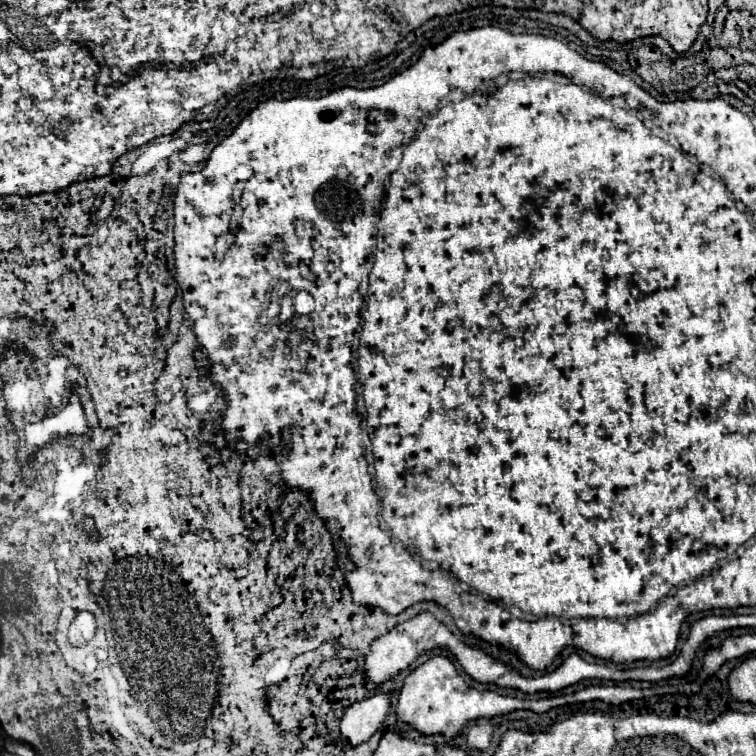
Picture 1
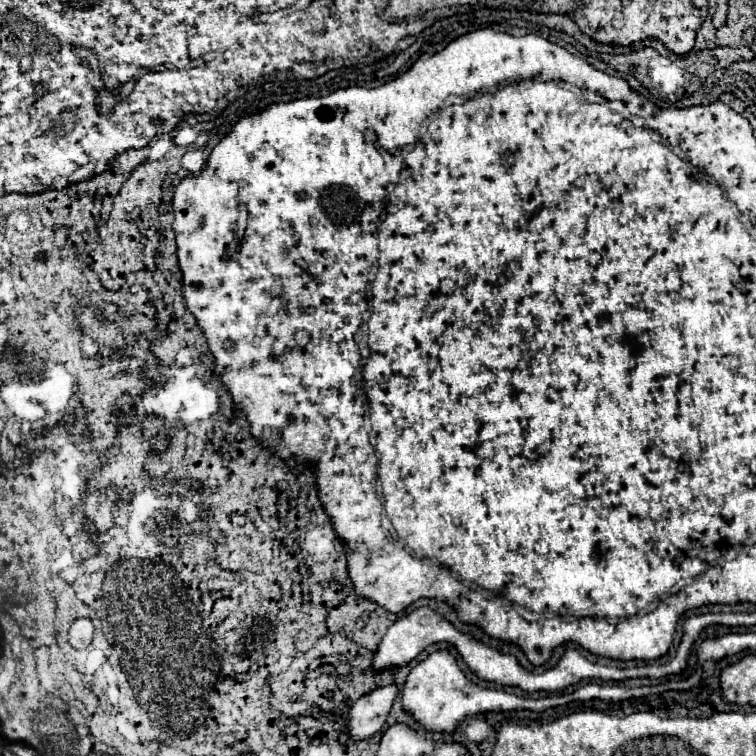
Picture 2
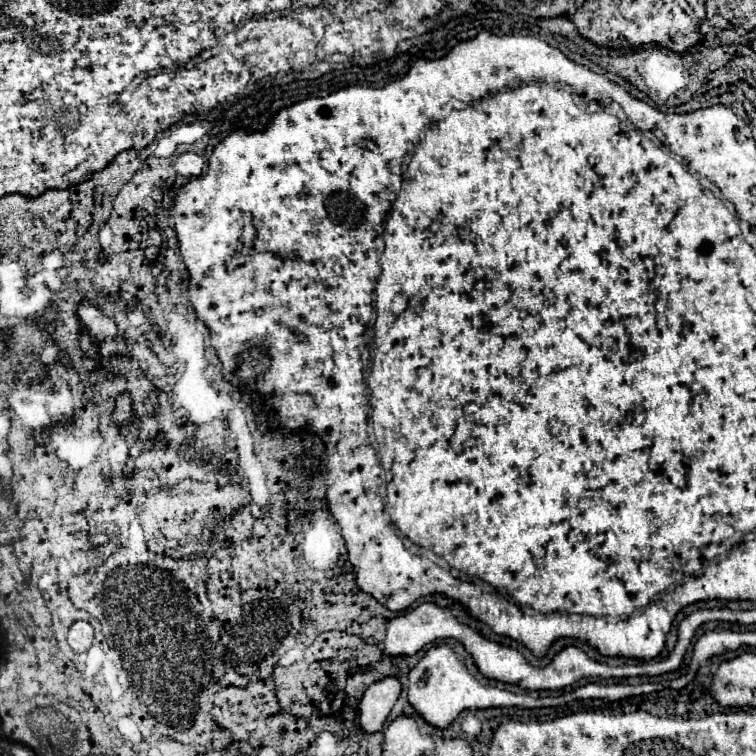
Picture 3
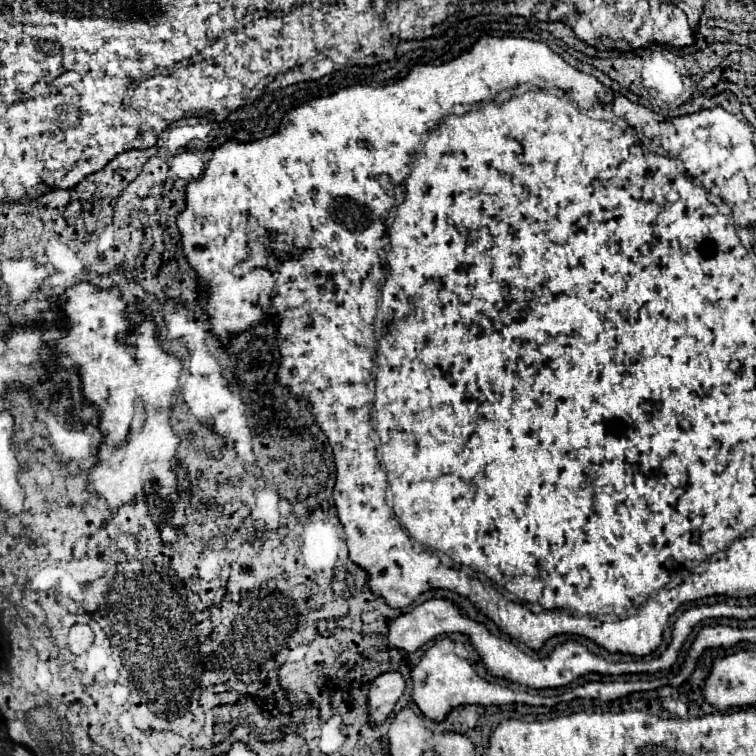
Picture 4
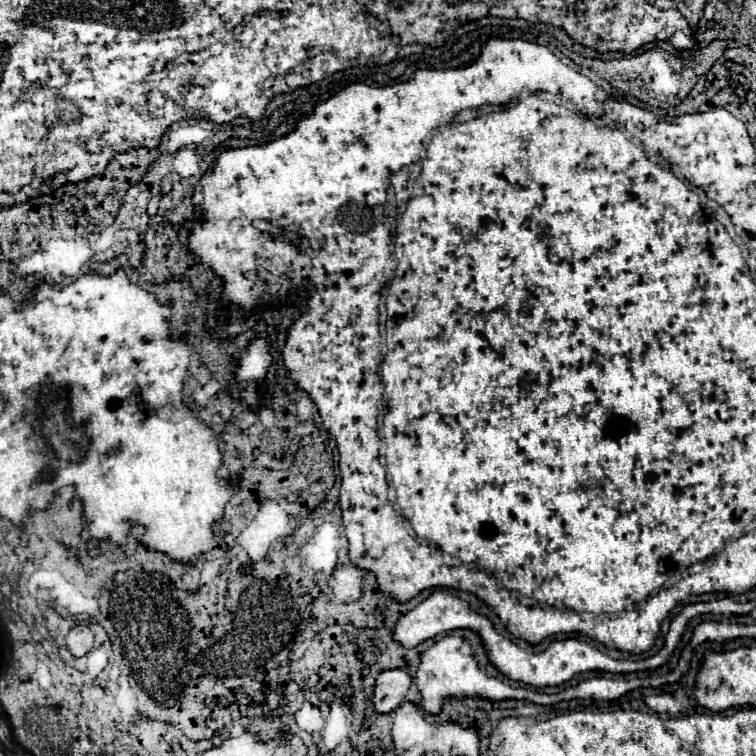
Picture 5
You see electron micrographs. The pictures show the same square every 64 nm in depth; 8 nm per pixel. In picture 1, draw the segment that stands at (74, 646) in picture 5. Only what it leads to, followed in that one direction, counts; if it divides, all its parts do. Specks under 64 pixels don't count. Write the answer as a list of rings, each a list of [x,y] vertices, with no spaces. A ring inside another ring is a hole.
[[[80,612],[68,632],[68,640],[72,646],[84,646],[86,642],[90,642],[94,638],[94,630],[96,630],[96,620],[94,614],[90,612]]]

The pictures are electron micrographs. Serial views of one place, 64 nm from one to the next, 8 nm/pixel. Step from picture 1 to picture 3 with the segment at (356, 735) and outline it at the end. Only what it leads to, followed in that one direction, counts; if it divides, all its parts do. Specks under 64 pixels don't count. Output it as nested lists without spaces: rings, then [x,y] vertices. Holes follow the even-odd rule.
[[[390,676],[372,684],[364,692],[362,700],[358,702],[358,724],[362,732],[372,734],[382,730],[392,706],[400,696],[400,690],[402,690],[400,680]]]

